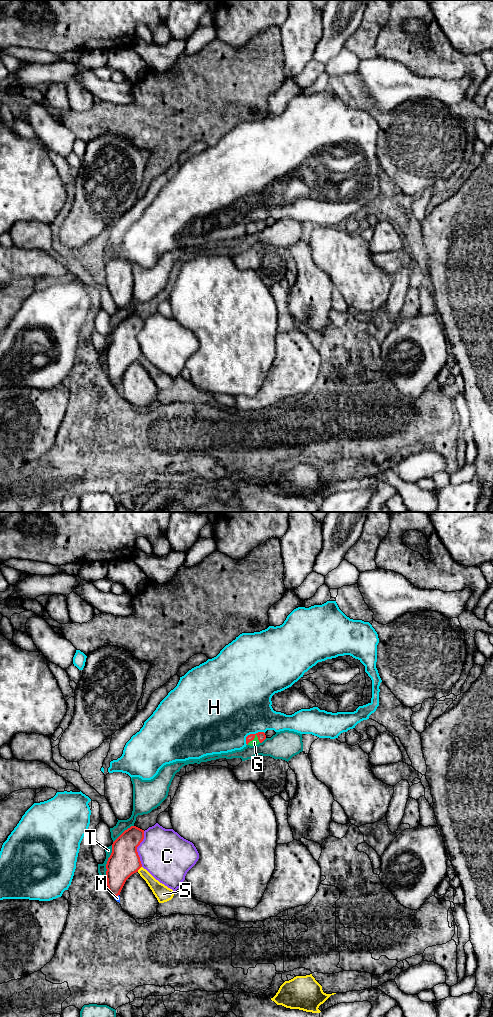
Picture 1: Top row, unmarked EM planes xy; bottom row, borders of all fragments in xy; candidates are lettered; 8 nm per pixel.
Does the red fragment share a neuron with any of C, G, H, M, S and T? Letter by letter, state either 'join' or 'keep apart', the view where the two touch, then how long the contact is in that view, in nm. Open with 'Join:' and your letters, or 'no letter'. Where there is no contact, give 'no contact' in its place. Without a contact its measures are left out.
Join: G
C: keep apart; meets red in xy; contact 280 nm long
G: join; meets red in xy; contact 120 nm long
H: keep apart; meets red in xy; contact 180 nm long
M: keep apart; meets red in xy; contact 50 nm long
S: keep apart; meets red in xy; contact 60 nm long
T: keep apart; meets red in xy; contact 300 nm long

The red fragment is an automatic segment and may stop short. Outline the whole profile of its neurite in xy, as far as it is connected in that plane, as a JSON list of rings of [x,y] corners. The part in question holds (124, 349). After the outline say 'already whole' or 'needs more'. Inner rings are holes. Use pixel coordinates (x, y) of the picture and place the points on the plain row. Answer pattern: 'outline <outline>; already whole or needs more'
outline [[[131,314],[113,330],[106,352],[107,374],[113,385],[120,383],[126,368],[142,355],[137,335],[143,327],[144,318]]]; already whole

